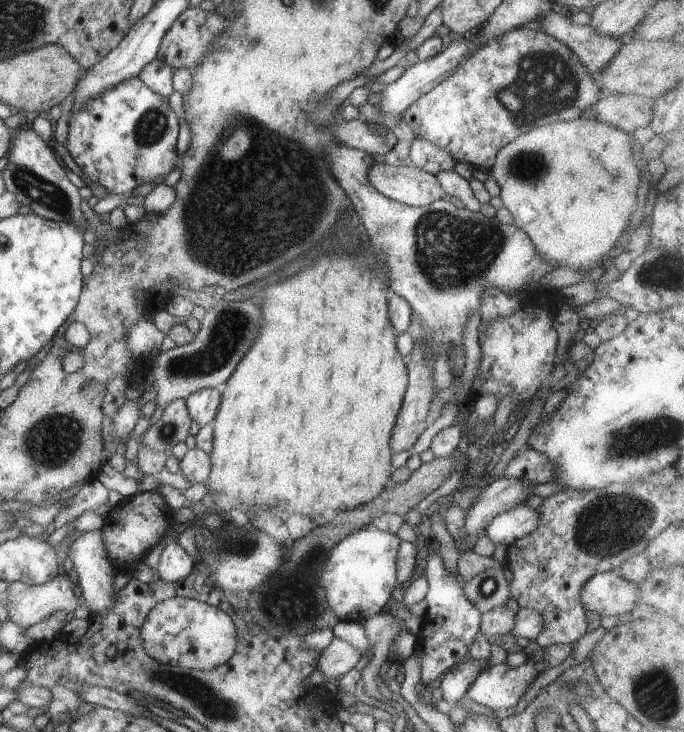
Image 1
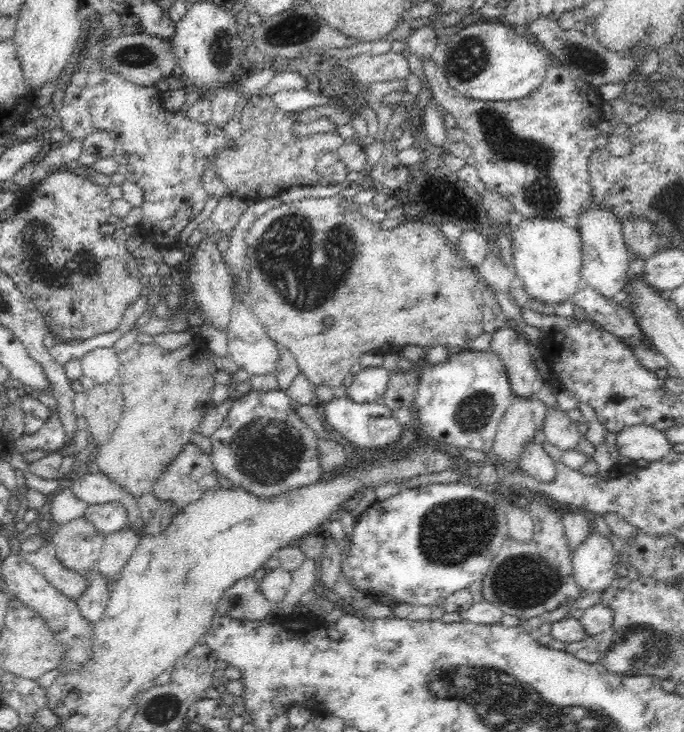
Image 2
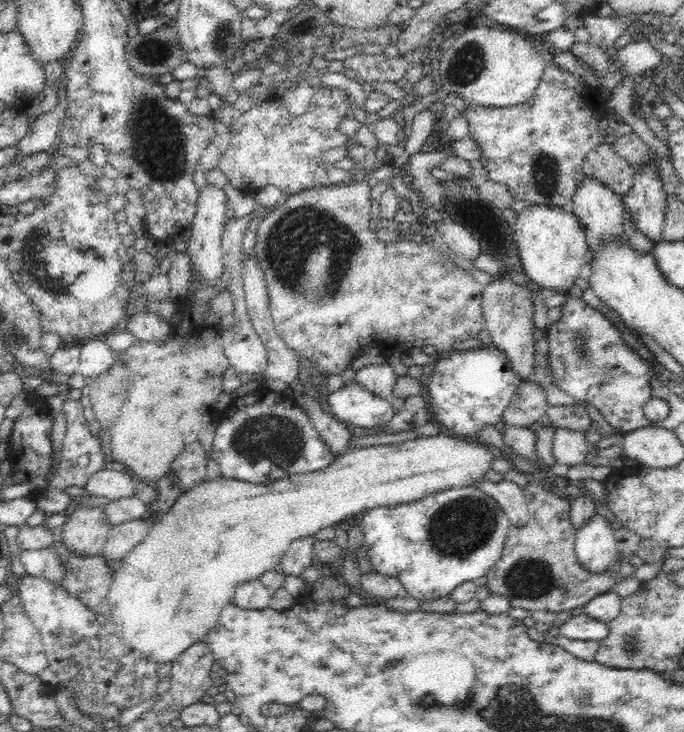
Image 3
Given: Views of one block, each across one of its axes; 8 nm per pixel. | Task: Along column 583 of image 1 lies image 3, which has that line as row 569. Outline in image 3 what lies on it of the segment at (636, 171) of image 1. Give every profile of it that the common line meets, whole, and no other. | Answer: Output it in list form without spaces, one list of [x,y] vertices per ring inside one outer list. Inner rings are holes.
[[[440,432],[437,436],[426,436],[426,438],[414,438],[414,440],[406,440],[401,444],[392,444],[388,446],[370,446],[369,448],[356,448],[339,454],[338,457],[324,470],[306,474],[294,474],[288,476],[278,482],[268,484],[252,484],[240,480],[230,480],[223,477],[208,478],[204,482],[200,482],[192,488],[181,492],[181,495],[174,501],[174,504],[161,517],[155,519],[154,524],[149,527],[146,537],[135,548],[132,548],[128,554],[121,558],[116,565],[112,584],[109,590],[110,596],[110,612],[114,616],[116,622],[120,622],[122,628],[122,638],[128,642],[128,647],[132,650],[144,653],[144,656],[154,657],[154,661],[158,666],[165,666],[182,654],[189,646],[195,642],[202,641],[206,633],[216,626],[221,610],[231,603],[232,596],[236,587],[243,582],[248,582],[262,576],[264,572],[273,570],[276,564],[281,562],[281,558],[286,554],[287,549],[292,542],[300,538],[307,538],[316,535],[319,530],[329,526],[337,526],[343,523],[351,515],[365,513],[372,508],[380,508],[380,506],[402,506],[408,502],[418,502],[420,498],[426,498],[432,492],[440,492],[440,490],[450,490],[456,486],[478,485],[486,478],[486,472],[492,469],[493,460],[500,456],[499,452],[491,449],[484,442],[477,440],[465,440],[464,438],[453,437],[452,435]]]

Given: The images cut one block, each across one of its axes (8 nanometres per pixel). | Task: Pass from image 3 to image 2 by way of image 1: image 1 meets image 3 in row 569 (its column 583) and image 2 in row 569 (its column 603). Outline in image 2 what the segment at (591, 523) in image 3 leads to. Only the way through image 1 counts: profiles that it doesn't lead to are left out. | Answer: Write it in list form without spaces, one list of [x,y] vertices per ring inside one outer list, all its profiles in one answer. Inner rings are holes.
[[[592,529],[580,547],[573,552],[573,578],[585,594],[604,592],[616,581],[617,552],[612,542]]]

